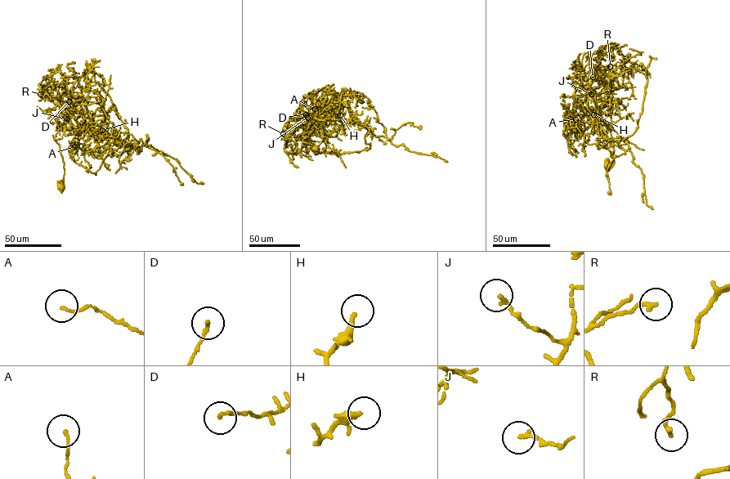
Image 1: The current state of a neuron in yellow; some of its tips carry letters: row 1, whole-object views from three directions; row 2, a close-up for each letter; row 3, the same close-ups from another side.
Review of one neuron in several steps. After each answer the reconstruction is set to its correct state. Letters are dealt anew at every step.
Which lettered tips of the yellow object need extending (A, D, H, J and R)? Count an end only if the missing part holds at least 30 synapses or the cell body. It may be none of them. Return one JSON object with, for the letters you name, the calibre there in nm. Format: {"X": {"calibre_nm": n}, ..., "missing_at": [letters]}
{"H": {"calibre_nm": 240}, "missing_at": ["H"]}

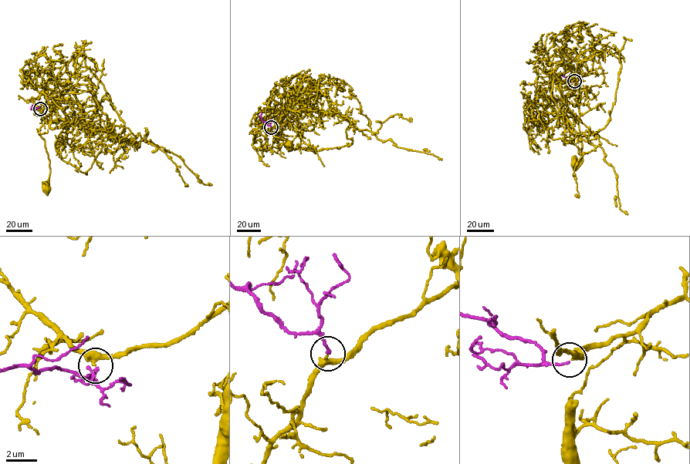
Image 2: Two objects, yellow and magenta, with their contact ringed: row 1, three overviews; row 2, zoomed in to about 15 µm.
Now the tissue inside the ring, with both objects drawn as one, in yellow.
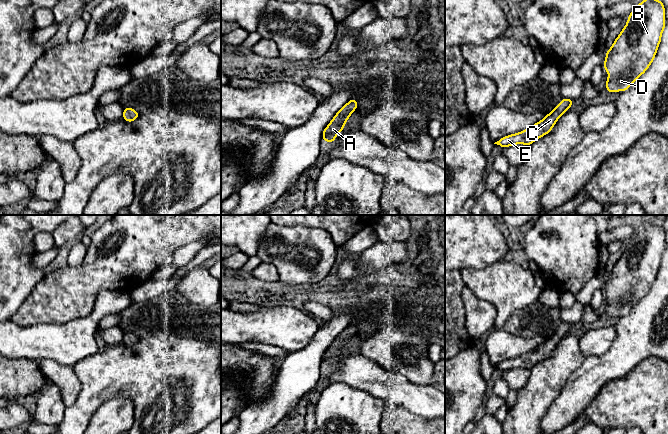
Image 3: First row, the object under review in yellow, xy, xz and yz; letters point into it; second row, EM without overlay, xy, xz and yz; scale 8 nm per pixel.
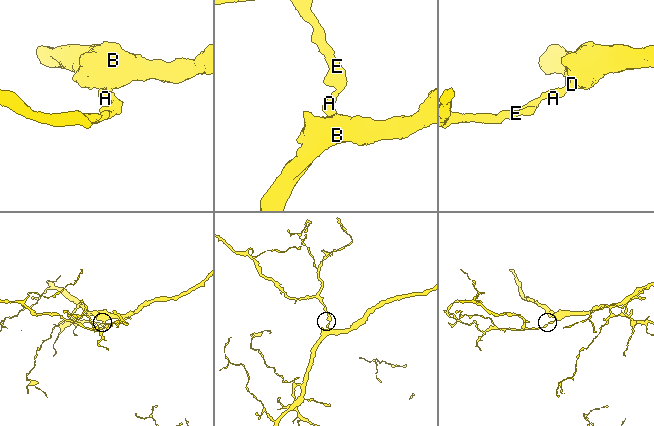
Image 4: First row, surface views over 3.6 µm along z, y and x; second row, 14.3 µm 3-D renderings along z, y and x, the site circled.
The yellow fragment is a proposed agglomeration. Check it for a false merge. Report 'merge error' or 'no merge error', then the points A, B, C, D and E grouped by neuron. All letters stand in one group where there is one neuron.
no merge error | A B C D E

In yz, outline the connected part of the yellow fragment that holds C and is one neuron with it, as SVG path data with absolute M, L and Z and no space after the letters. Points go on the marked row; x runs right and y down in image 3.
M563 98L558 106L553 109L551 113L547 114L543 120L522 132L503 137L494 144L500 145L502 148L514 144L525 144L530 146L538 138L548 134L552 130L559 117L570 109L573 102L574 100Z

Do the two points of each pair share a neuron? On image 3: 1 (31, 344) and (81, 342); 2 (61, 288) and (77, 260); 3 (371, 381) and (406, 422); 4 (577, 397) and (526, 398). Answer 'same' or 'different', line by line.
1: same
2: different
3: different
4: different

